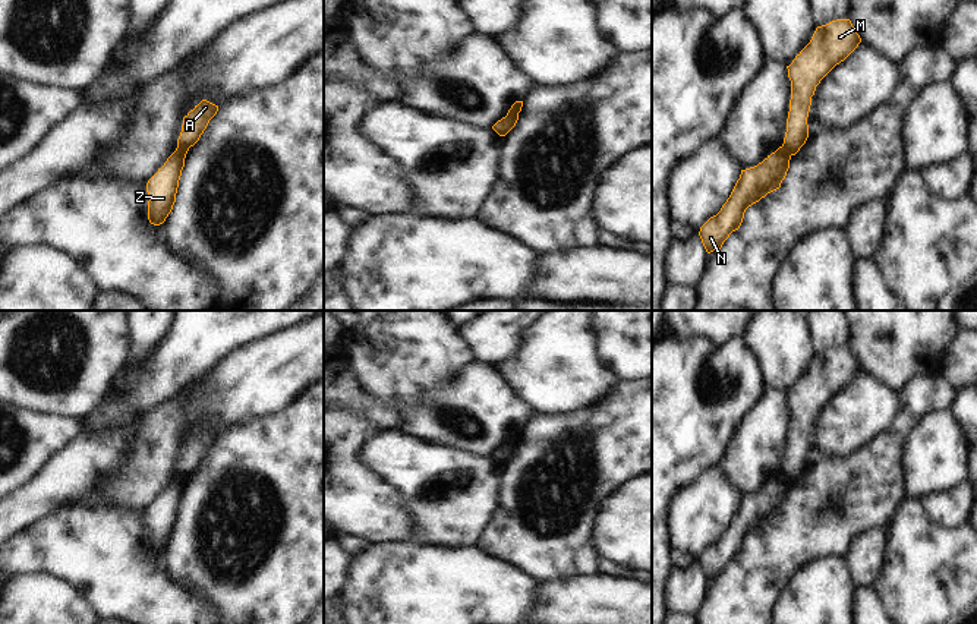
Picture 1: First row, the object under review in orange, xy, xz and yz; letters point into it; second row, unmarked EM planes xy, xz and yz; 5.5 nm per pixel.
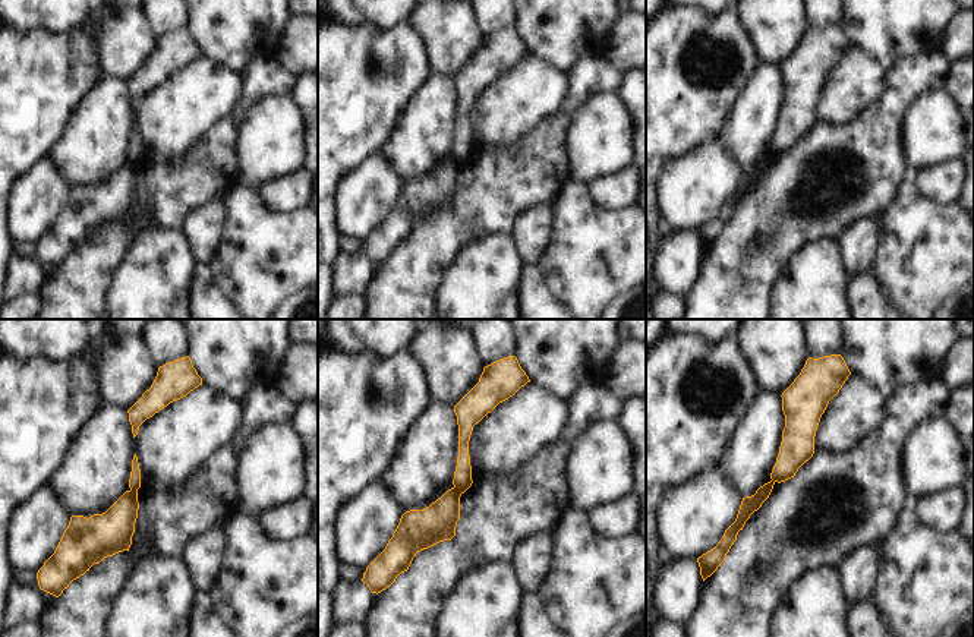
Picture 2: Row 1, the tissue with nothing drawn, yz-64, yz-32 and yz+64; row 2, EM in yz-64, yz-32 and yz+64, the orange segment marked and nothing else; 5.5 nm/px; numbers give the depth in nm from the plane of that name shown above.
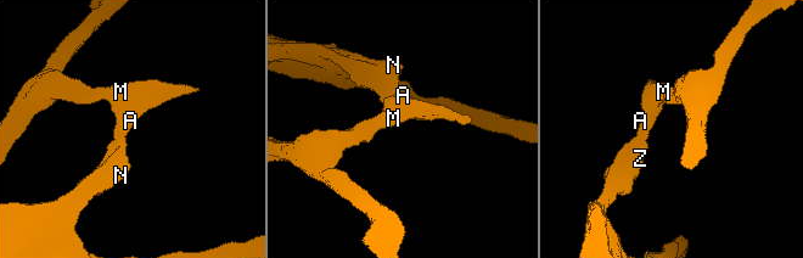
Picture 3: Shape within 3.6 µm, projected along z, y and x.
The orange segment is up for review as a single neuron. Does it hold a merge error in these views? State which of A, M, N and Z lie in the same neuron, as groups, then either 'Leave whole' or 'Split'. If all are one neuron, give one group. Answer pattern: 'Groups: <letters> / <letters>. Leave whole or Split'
Groups: A M / N Z. Split

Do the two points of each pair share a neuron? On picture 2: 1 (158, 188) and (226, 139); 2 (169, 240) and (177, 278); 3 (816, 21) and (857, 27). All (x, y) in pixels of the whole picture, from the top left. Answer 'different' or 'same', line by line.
1: same
2: same
3: different

